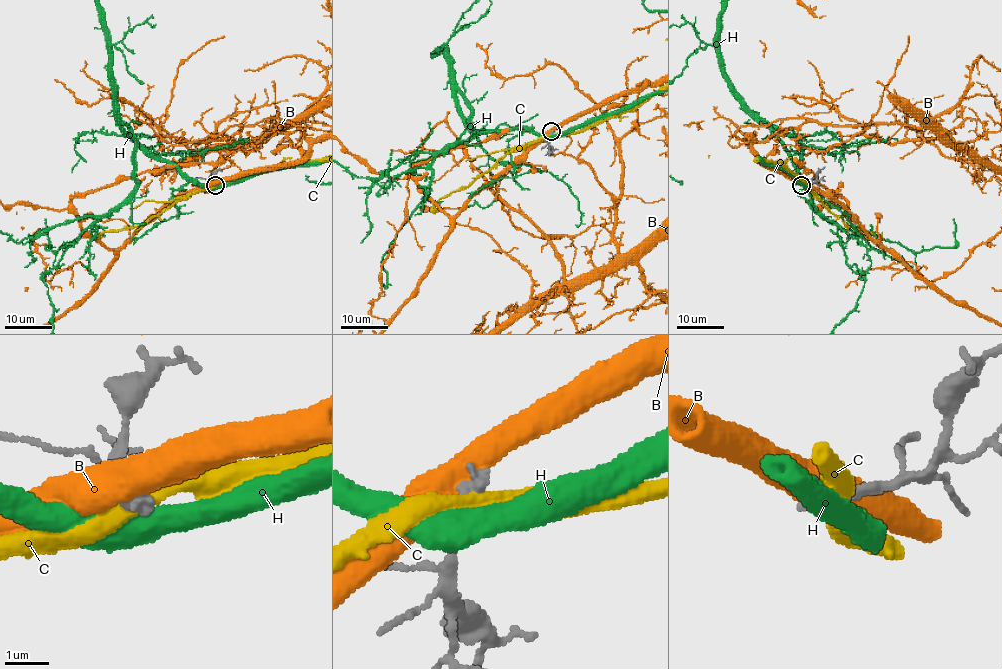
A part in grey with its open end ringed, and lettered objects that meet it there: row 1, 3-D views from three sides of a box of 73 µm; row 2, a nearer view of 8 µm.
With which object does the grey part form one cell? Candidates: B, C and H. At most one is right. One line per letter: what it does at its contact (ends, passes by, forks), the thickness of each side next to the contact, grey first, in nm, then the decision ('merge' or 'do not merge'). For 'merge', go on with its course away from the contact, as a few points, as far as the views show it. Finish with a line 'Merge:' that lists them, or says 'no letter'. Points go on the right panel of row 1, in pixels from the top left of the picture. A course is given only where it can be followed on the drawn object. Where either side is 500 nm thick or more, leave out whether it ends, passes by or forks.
B: 360 nm thick on the grey side, 600 nm on the other; do not merge
C: it passes by; 380 nm thick on the grey side, 440 nm on the other; do not merge
H: 200 nm thick on the grey side, 500 nm on the other; do not merge
Merge: no letter

